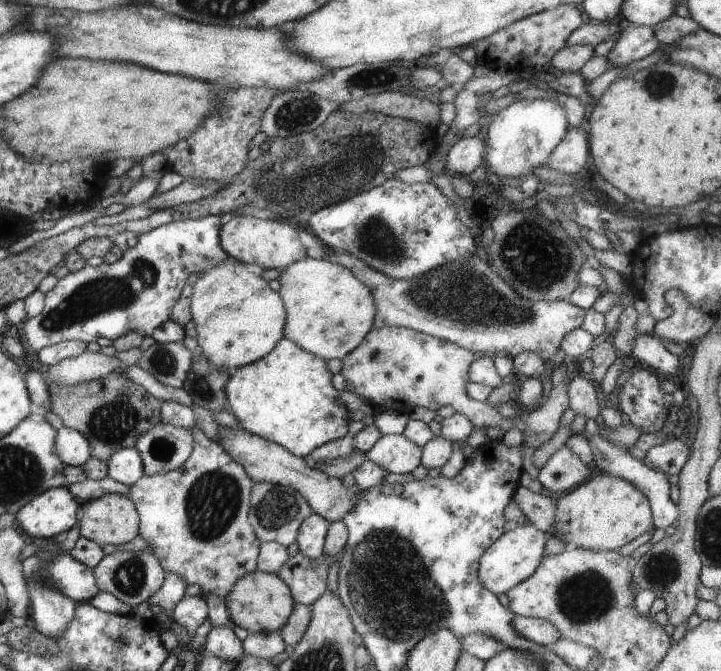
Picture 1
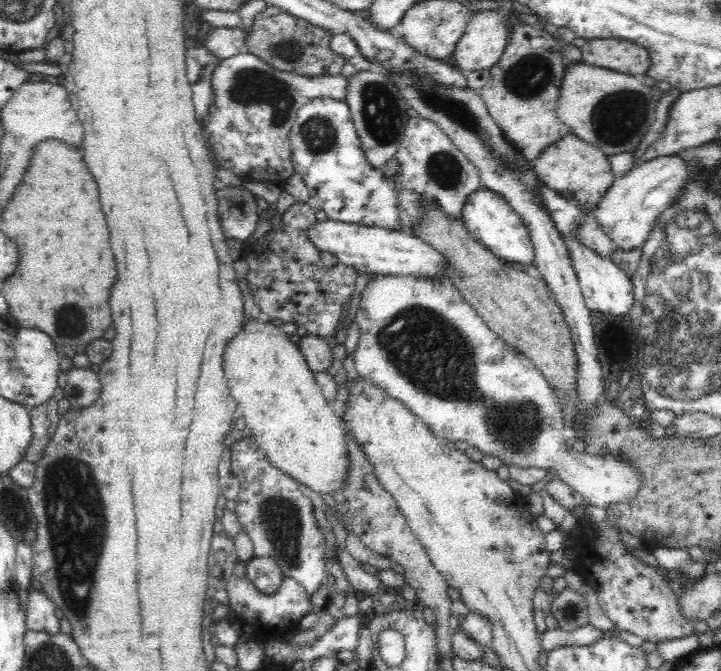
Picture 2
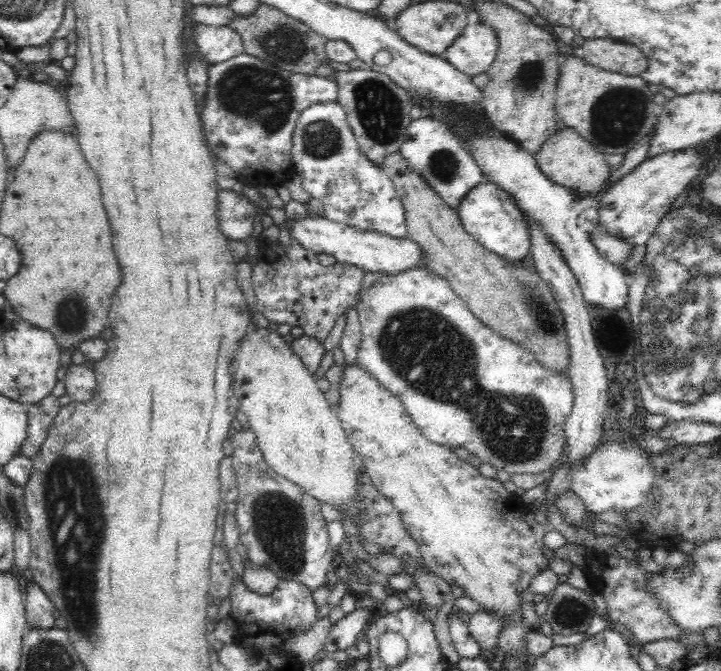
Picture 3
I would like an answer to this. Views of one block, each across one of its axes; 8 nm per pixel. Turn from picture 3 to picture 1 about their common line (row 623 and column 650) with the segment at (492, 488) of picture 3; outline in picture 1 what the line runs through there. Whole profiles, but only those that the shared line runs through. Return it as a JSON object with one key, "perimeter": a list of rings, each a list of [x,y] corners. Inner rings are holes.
{"perimeter":[[[594,471],[585,481],[556,500],[553,534],[567,547],[594,551],[618,551],[623,544],[652,527],[647,497],[635,484],[621,477]]]}

